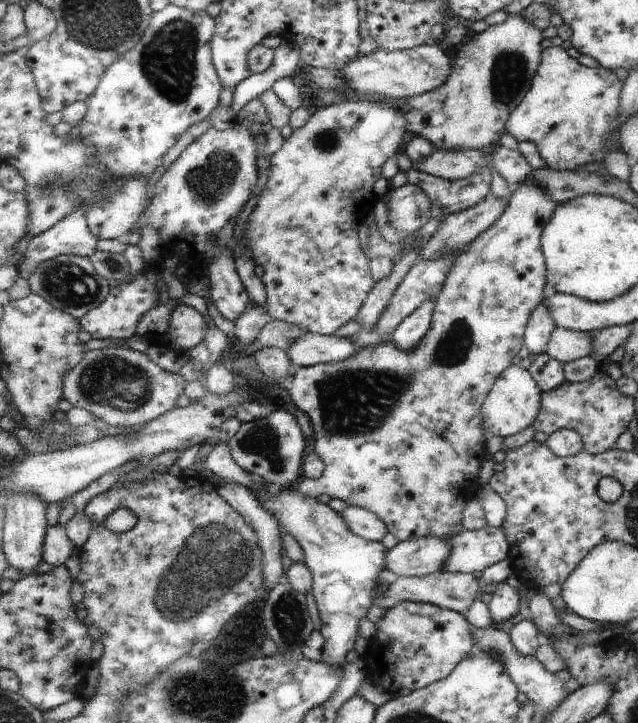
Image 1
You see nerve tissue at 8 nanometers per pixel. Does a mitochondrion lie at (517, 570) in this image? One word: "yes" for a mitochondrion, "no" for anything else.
no

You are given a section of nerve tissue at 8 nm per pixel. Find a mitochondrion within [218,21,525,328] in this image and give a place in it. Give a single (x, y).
(324, 141)

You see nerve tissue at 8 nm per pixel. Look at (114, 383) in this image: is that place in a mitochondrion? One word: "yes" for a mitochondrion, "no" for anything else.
yes

